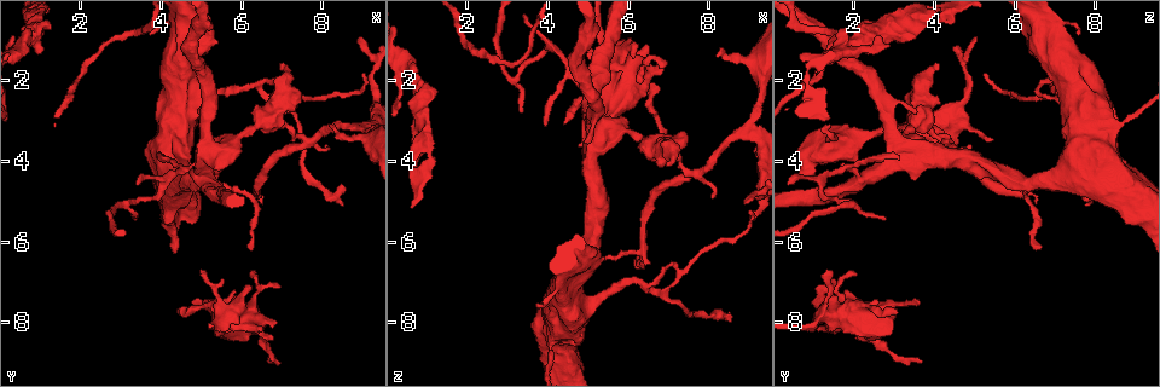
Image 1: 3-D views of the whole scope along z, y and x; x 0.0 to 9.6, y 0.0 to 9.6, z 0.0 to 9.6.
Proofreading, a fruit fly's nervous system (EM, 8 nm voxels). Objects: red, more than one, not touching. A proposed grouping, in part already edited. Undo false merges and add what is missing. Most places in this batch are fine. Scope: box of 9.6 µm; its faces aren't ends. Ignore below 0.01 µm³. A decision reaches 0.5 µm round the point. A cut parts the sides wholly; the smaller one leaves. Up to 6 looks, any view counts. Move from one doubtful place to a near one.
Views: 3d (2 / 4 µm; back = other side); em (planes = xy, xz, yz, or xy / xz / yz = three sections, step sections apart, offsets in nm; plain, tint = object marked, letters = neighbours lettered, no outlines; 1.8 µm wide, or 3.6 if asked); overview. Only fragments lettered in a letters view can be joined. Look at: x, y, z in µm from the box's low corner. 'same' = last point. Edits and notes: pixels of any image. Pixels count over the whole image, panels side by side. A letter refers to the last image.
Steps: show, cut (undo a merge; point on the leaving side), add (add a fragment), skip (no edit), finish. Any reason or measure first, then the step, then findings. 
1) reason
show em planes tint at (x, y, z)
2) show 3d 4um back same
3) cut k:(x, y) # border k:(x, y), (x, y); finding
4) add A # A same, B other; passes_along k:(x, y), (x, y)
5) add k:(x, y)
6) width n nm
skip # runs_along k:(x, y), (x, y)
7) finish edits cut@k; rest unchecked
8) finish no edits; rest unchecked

thick turns thin
show em 3.6um planes letters at (4.25, 2.95, 8.30)

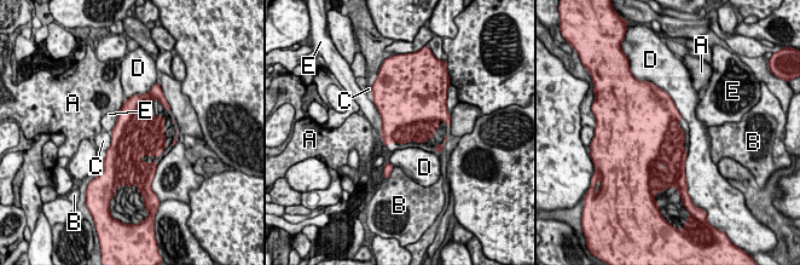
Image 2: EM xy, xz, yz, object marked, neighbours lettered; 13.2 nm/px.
skip # A other, B other, C other, D other, E other; border 2:(372, 99), (382, 122), (382, 134); continuous, no second neuron

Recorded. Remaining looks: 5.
an open end
show em xz step 8 letters at (6.90, 1.60, 4.05)

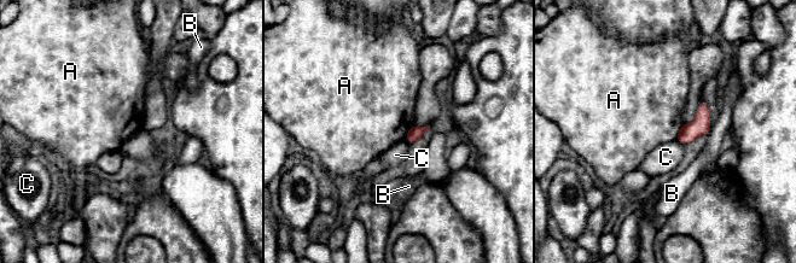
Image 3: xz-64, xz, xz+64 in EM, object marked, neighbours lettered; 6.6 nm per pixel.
skip # A other, B other, C other; no lettered fragment goes on from it

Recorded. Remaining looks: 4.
an open end
show 3d 4um at (1.30, 0.75, 2.20)

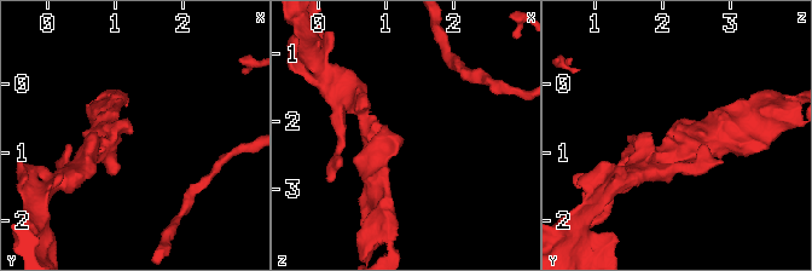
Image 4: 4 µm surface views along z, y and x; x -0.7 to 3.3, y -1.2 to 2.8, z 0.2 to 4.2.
show em planes tint at (1.25, 0.65, 2.30)

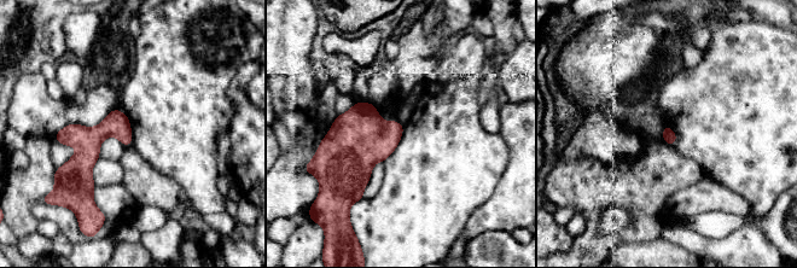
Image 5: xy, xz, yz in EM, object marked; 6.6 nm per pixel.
show em planes letters same

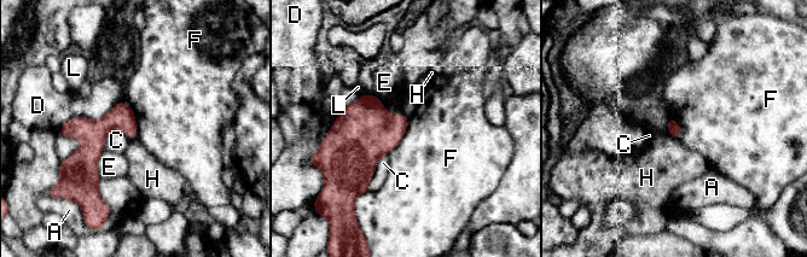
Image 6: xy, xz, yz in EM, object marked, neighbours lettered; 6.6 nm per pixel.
longest_contact D 460 nm
skip # A other, C other, D other, E other, F other, H other, L other; border 6:(410, 118), (404, 136), (388, 155); no lettered fragment goes on from it

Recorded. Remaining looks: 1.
finish no edits; rest unchecked

